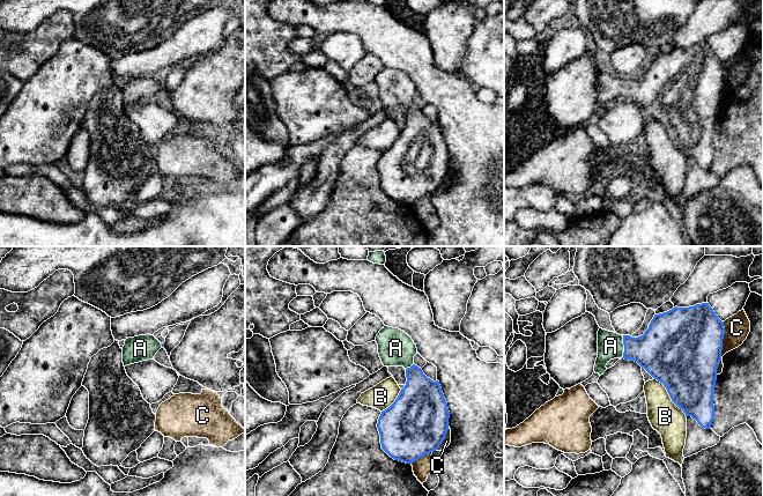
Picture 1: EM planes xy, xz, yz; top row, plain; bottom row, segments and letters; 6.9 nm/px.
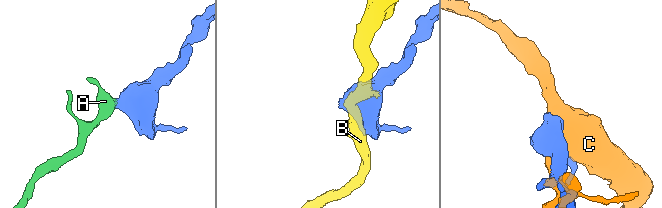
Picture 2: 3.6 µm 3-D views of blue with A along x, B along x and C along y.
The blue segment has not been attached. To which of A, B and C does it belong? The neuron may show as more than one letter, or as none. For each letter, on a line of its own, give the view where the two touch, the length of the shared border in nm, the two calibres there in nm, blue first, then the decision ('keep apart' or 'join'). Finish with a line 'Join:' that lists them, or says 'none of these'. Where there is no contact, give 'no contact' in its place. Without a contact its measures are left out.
A: yz | 160 nm | 340/180 nm | join
B: yz | 360 nm | 420/220 nm | keep apart
C: yz | 380 nm | 500/180 nm | keep apart
Join: A

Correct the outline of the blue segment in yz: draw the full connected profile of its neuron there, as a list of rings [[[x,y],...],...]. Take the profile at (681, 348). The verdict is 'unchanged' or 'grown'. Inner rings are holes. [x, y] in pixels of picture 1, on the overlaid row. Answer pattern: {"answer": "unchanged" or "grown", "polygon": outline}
{"answer": "grown", "polygon": [[[709,303],[689,308],[675,306],[654,314],[649,328],[638,338],[599,328],[594,372],[603,375],[607,363],[614,358],[632,360],[664,384],[672,401],[686,416],[691,416],[702,428],[710,429],[714,416],[713,391],[717,368],[721,361],[724,334],[724,321]]]}

